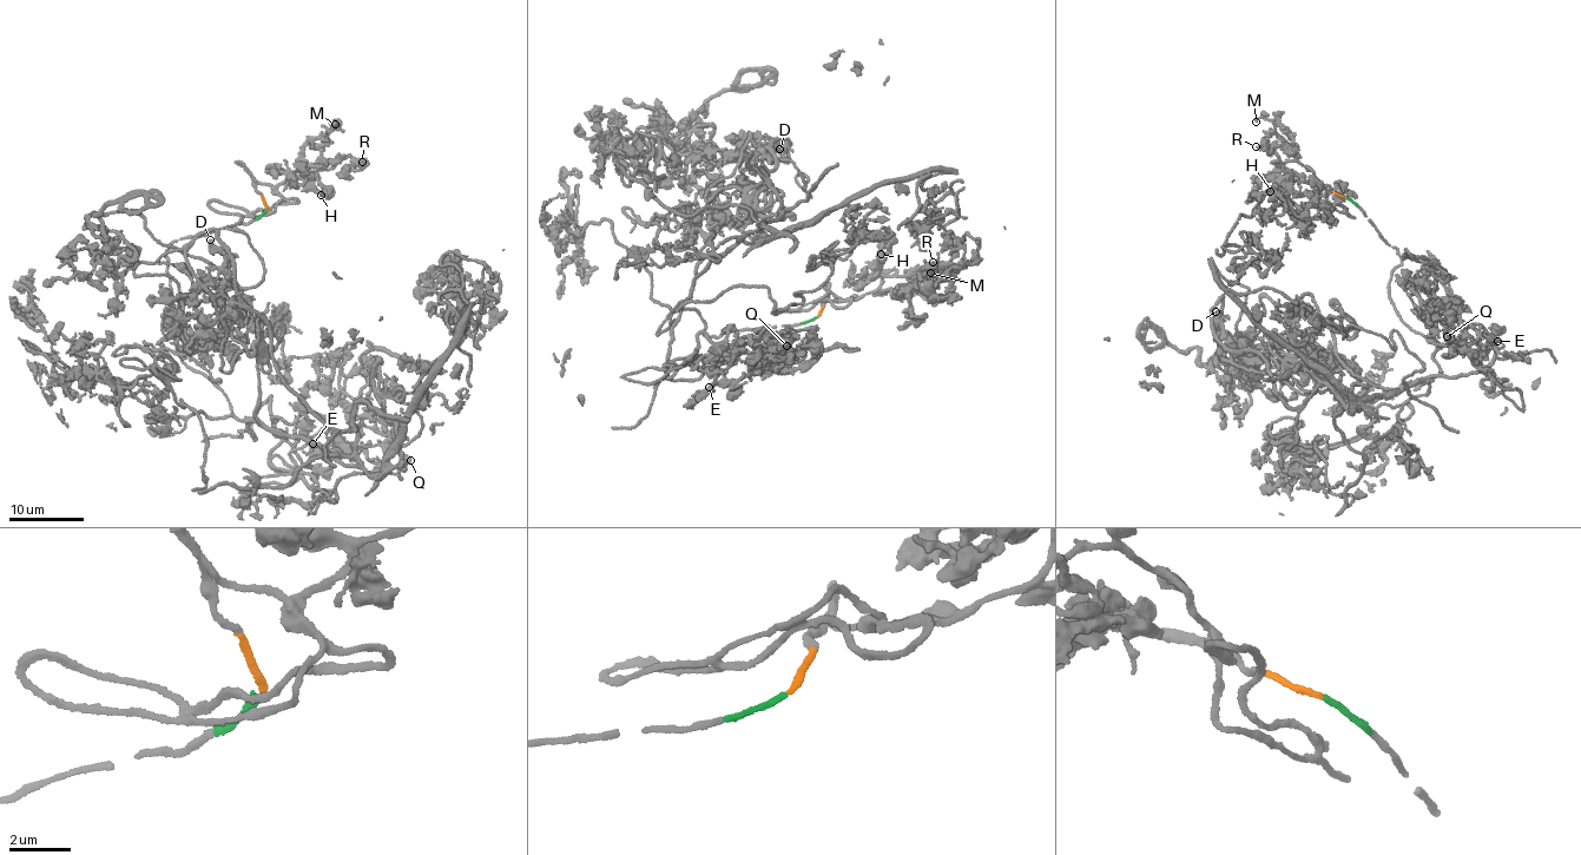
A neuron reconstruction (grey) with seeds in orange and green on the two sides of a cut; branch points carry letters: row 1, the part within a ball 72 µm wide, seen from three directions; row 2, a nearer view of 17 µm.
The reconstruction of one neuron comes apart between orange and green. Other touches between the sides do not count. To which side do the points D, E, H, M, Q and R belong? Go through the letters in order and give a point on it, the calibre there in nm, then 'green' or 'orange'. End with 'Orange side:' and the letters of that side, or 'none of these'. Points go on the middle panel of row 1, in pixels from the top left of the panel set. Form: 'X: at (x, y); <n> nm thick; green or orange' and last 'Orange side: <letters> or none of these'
D: at (779, 149); 500 nm thick; green
E: at (709, 387); 140 nm thick; green
H: at (881, 254); 480 nm thick; orange
M: at (930, 273); 180 nm thick; orange
Q: at (786, 346); 550 nm thick; green
R: at (933, 262); 170 nm thick; orange
Orange side: H, M, R

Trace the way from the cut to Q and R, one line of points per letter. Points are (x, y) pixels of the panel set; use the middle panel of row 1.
Q: (817, 316), (657, 334), (677, 308), (672, 380), (703, 333), (786, 346)
R: (817, 316), (822, 303), (874, 293), (885, 274), (927, 273), (934, 262)

